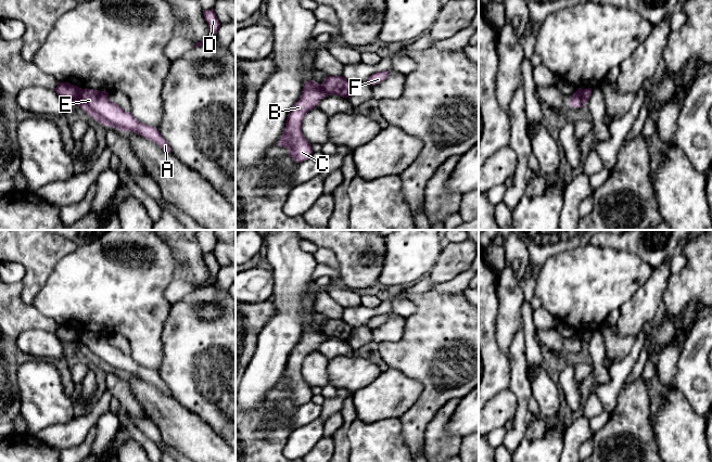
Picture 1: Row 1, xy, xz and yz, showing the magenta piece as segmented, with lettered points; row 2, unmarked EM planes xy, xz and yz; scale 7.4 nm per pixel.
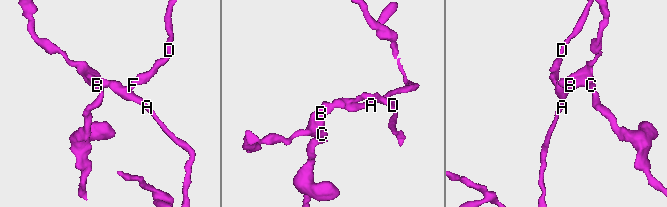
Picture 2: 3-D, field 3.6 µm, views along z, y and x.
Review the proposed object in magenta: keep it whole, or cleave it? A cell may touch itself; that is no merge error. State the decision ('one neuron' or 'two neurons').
two neurons

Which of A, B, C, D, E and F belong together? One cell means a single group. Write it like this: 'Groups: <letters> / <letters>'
Groups: A D E F / B C

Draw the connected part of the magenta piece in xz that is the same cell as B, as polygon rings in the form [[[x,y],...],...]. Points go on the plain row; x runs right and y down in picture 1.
[[[308,323],[304,328],[301,342],[290,352],[278,388],[288,392],[290,394],[289,398],[296,406],[312,401],[312,387],[302,375],[302,367],[305,358],[310,352],[316,351],[318,346],[326,339],[328,337],[320,326]]]

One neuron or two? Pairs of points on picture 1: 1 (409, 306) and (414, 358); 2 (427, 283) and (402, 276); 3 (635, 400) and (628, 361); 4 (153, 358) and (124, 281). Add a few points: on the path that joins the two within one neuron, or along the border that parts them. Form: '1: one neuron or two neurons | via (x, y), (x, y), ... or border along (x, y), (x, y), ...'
1: two neurons | border along (407, 297), (415, 304), (415, 310), (405, 318)
2: two neurons | border along (421, 279), (414, 284)
3: two neurons | border along (624, 384), (618, 394), (614, 408)
4: one neuron | via (144, 338), (137, 309), (129, 300)

